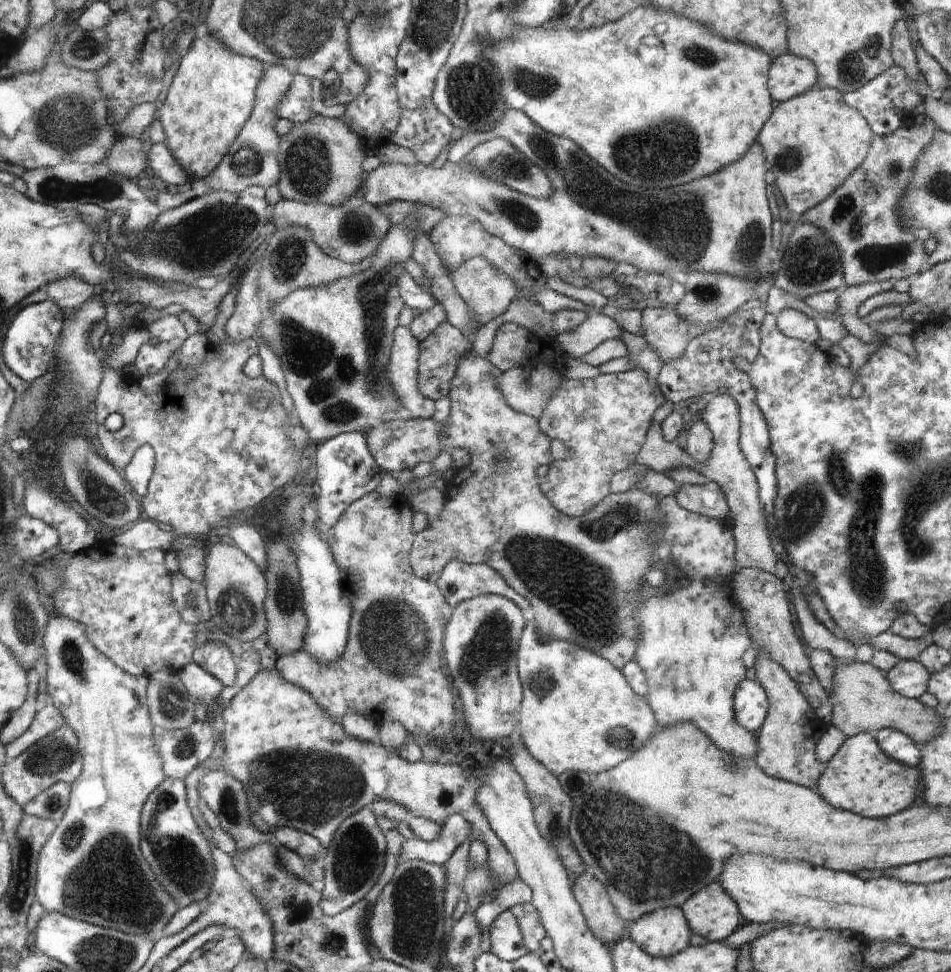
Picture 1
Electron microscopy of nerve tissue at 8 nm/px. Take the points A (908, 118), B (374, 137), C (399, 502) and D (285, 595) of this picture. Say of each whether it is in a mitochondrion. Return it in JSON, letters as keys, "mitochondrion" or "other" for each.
{"A":"other","B":"other","C":"other","D":"mitochondrion"}

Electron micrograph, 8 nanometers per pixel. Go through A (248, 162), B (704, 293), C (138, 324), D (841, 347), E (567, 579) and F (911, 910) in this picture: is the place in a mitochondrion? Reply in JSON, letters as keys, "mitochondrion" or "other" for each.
{"A":"mitochondrion","B":"mitochondrion","C":"other","D":"other","E":"mitochondrion","F":"other"}

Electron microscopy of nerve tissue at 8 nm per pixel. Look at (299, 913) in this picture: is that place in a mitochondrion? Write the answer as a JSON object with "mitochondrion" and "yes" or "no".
{"mitochondrion":"no"}

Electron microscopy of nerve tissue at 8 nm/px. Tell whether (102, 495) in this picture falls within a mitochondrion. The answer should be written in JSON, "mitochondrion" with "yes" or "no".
{"mitochondrion":"yes"}

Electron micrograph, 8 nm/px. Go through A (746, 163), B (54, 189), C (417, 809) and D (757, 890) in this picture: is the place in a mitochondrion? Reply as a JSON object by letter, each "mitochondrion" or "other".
{"A":"other","B":"mitochondrion","C":"other","D":"other"}

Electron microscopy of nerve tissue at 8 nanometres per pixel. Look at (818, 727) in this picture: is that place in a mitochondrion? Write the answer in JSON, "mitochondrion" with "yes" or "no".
{"mitochondrion":"no"}

